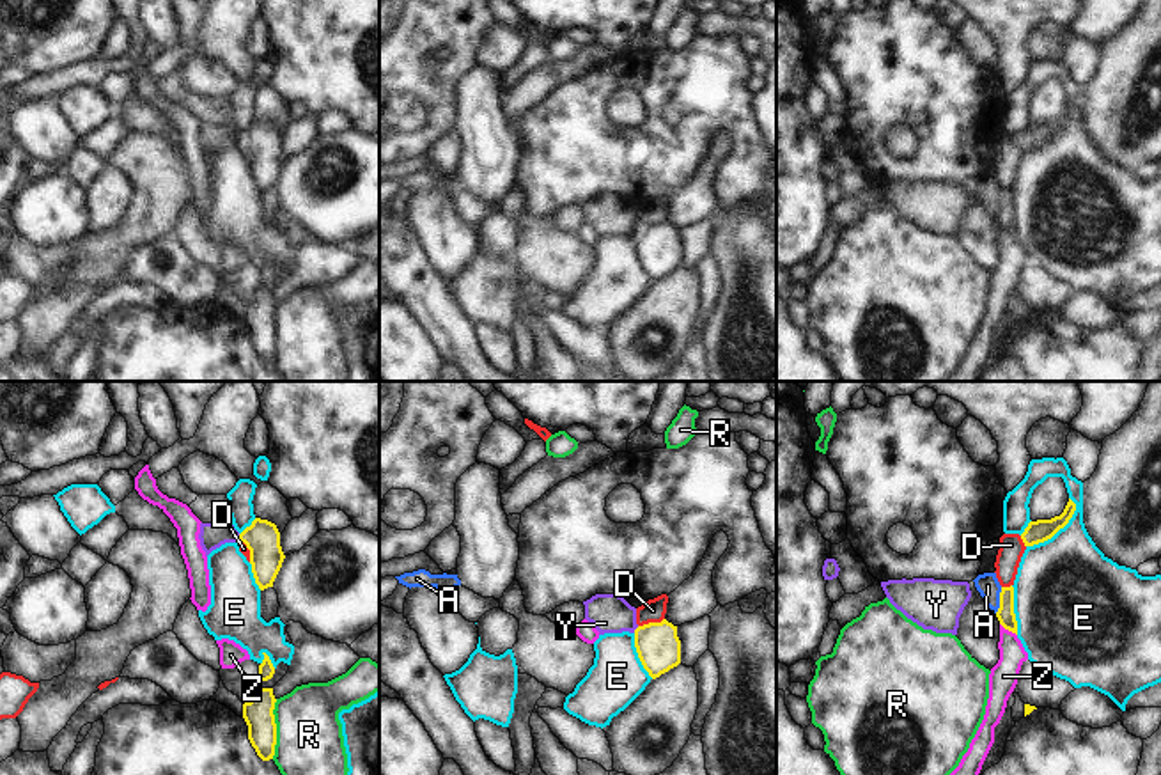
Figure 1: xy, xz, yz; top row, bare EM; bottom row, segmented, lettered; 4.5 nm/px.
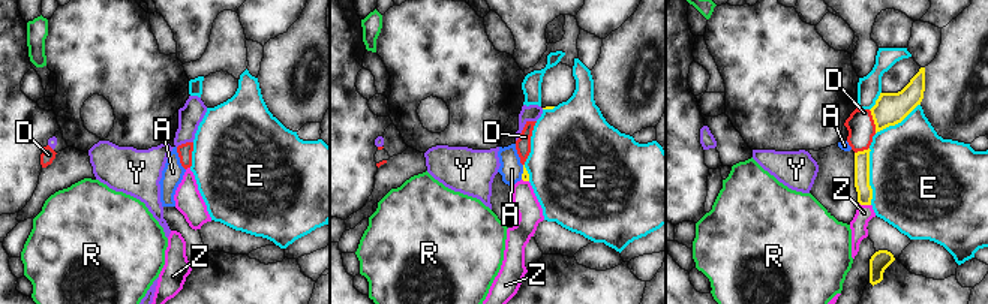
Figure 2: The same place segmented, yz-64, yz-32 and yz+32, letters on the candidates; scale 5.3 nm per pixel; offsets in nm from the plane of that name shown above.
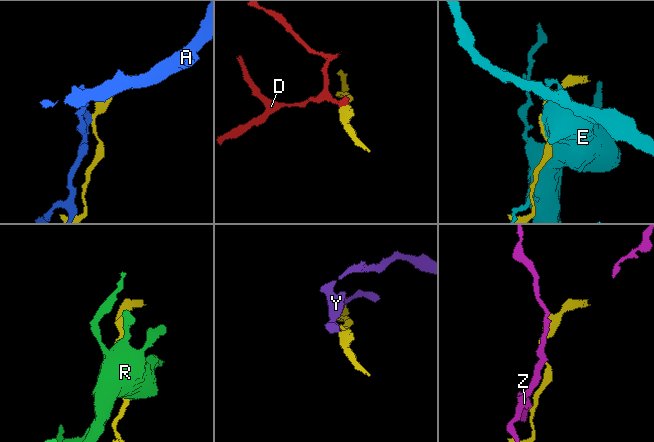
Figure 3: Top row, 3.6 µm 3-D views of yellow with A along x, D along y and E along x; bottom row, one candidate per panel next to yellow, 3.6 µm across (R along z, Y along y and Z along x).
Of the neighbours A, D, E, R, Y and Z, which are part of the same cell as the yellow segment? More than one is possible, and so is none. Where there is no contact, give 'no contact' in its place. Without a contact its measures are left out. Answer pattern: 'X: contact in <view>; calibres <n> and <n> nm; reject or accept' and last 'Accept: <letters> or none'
A: contact in yz; calibres 80 and 100 nm; reject
D: contact in xz; calibres 200 and 110 nm; reject
E: contact in yz; calibres 100 and 420 nm; reject
R: contact in xy; calibres 140 and 320 nm; reject
Y: contact in xy; calibres 160 and 120 nm; reject
Z: contact in yz; calibres 80 and 130 nm; reject
Accept: none

